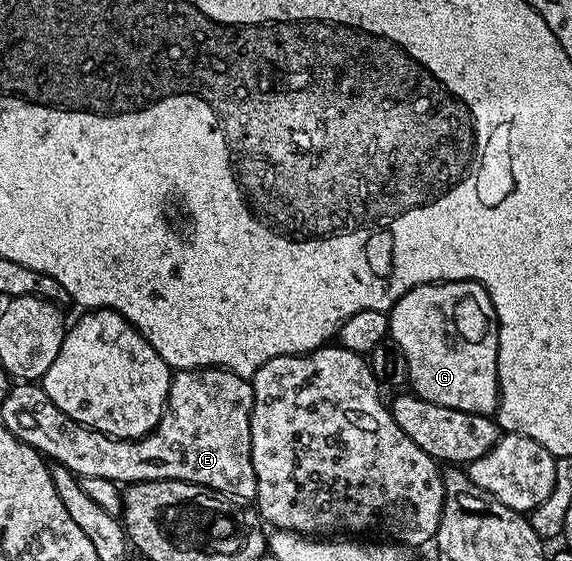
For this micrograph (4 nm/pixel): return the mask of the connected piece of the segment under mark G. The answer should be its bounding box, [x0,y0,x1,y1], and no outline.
[389,282,501,415]

